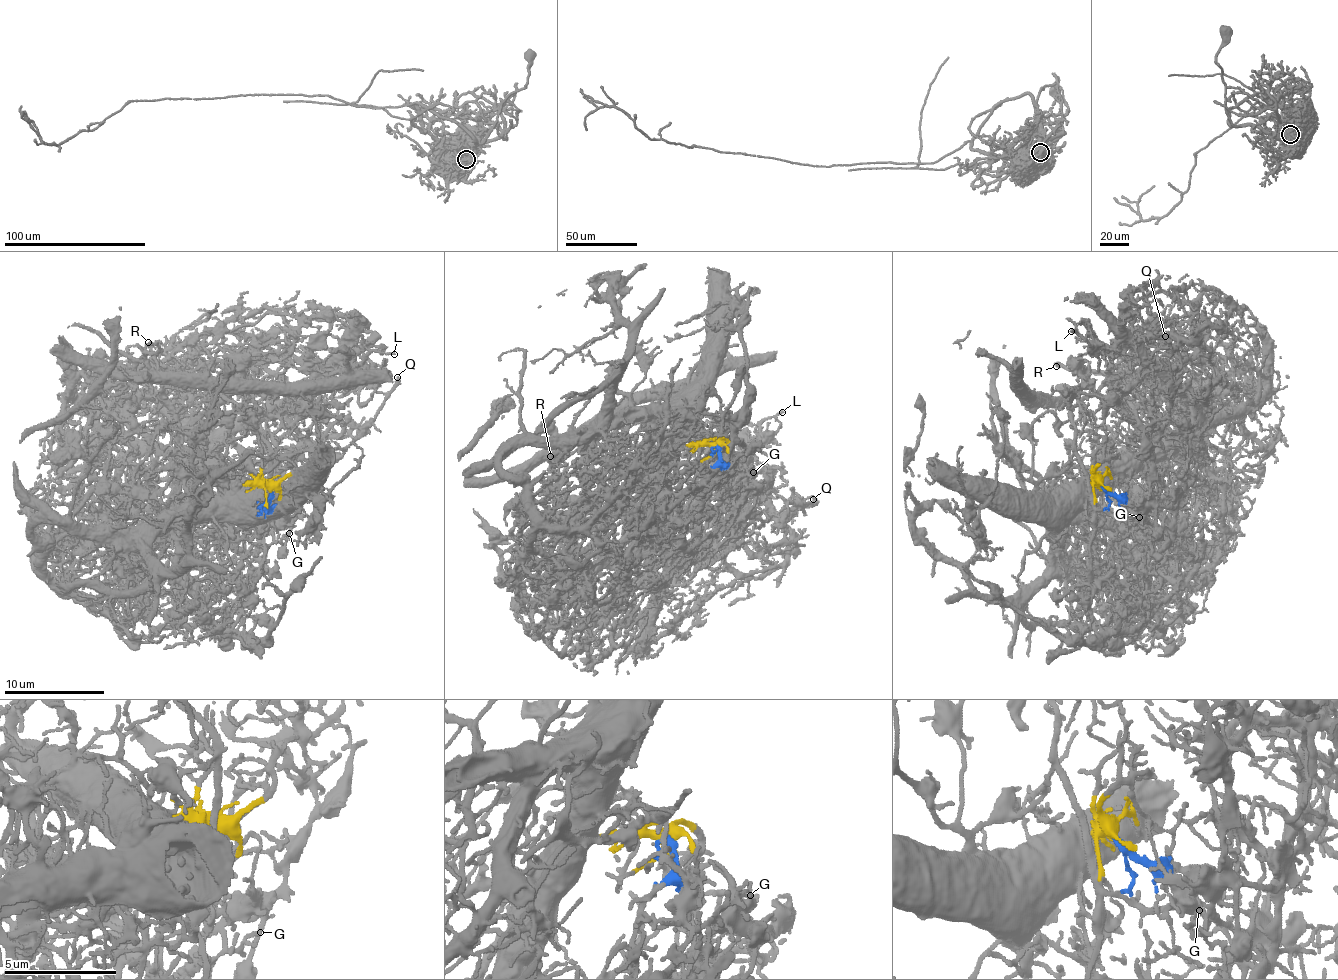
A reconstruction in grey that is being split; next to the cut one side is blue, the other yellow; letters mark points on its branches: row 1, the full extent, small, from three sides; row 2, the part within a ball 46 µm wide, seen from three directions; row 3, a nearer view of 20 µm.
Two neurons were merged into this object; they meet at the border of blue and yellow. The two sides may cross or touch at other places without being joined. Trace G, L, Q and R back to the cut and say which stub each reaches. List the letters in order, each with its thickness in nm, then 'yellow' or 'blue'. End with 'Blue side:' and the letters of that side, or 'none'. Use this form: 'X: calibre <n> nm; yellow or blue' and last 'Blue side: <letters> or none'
G: calibre 100 nm; blue
L: calibre 140 nm; yellow
Q: calibre 320 nm; blue
R: calibre 140 nm; yellow
Blue side: G, Q

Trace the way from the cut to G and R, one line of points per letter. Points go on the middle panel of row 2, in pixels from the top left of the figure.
G: (717, 447), (724, 481), (730, 486), (754, 472)
R: (715, 447), (687, 444), (677, 452), (663, 492), (624, 520), (559, 497), (564, 462), (551, 455)

